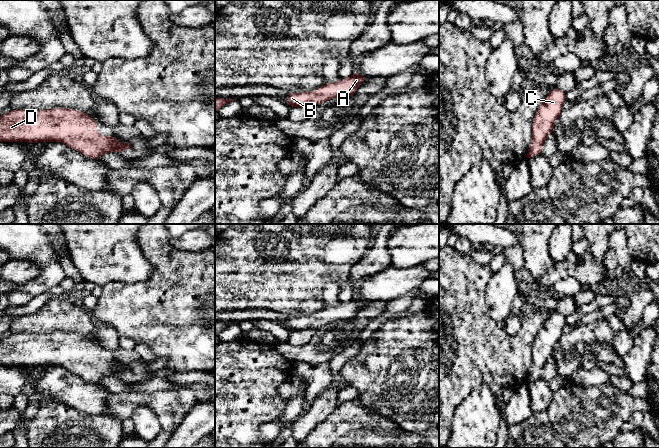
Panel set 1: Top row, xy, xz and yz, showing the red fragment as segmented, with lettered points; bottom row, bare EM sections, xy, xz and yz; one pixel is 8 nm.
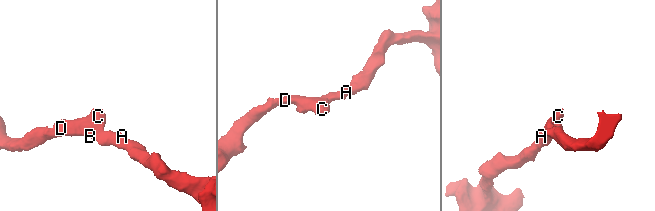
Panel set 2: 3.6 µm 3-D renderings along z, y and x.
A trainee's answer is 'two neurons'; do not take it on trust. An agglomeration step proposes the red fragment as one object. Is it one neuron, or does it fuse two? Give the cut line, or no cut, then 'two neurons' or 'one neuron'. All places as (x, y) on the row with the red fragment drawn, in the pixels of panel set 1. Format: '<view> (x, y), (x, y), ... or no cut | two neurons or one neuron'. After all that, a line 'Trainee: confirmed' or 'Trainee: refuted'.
no cut | one neuron
Trainee: refuted

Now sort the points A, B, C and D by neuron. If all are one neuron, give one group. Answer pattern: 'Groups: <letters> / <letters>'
Groups: A B C D

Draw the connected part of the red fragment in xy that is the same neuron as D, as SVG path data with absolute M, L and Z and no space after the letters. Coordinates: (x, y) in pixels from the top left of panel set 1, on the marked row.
M54 108L51 110L13 110L0 116L0 142L62 142L86 157L99 160L107 152L123 152L130 143L119 146L119 139L97 133L97 120L79 110Z

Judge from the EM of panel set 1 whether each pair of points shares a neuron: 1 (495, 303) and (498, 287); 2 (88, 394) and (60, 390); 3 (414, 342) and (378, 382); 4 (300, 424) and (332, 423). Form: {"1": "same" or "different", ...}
{"1": "same", "2": "same", "3": "same", "4": "different"}

